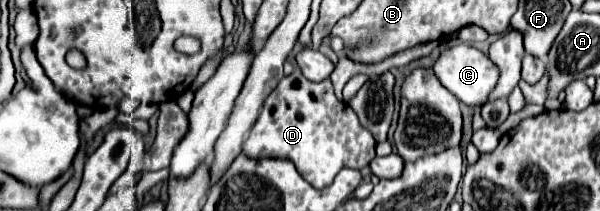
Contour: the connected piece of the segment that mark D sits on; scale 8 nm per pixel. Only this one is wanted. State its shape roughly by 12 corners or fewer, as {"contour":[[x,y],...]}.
{"contour":[[285,76],[243,142],[311,186],[361,170],[375,140],[329,78]]}

